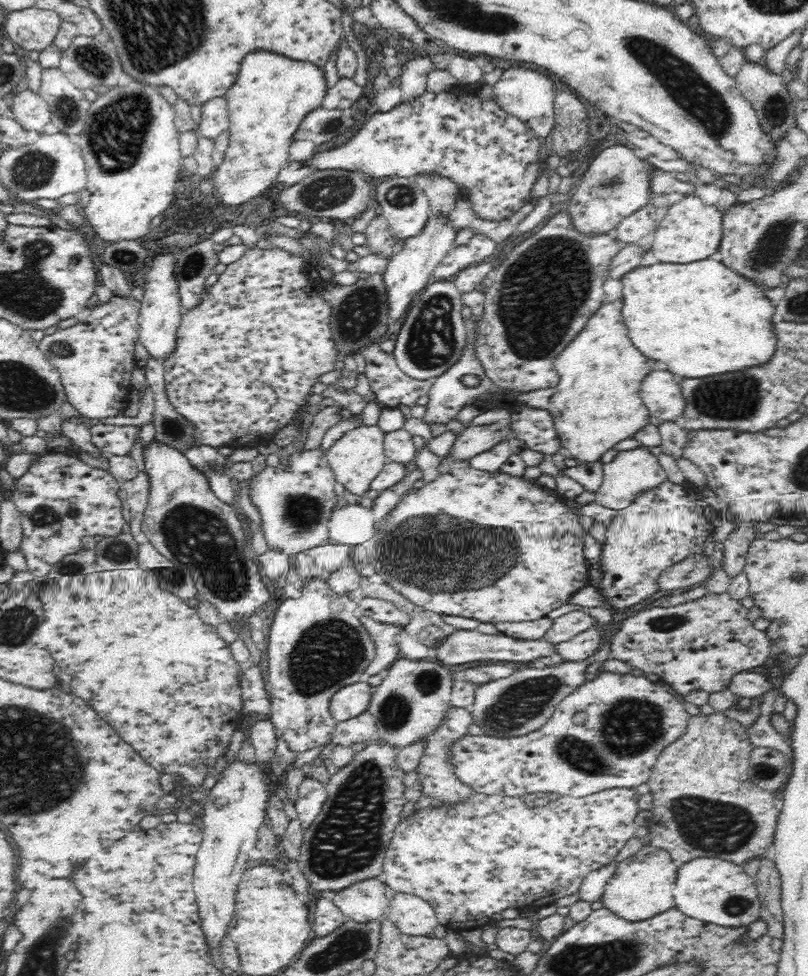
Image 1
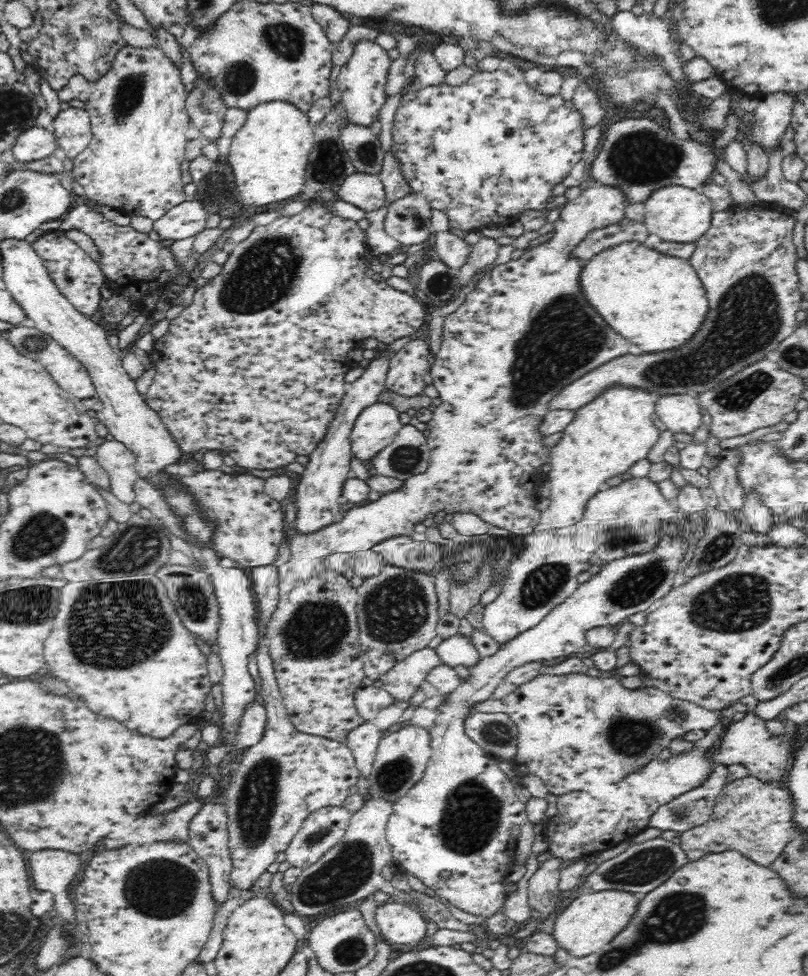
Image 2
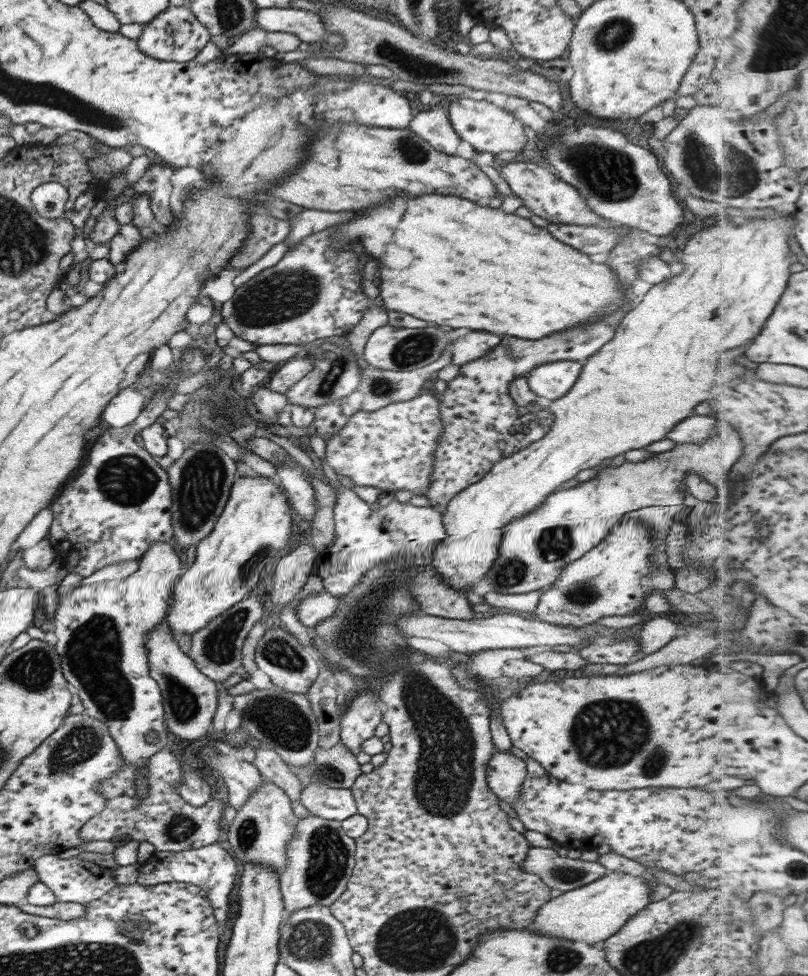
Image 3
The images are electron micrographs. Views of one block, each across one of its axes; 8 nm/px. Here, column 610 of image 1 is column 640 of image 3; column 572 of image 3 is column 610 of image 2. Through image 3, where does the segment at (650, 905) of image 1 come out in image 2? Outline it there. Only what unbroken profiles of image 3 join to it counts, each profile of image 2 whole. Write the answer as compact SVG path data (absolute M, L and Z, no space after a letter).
M624 890L583 892L557 916L553 937L558 946L568 950L572 957L588 956L607 945L620 931L628 926L638 910L640 895Z

